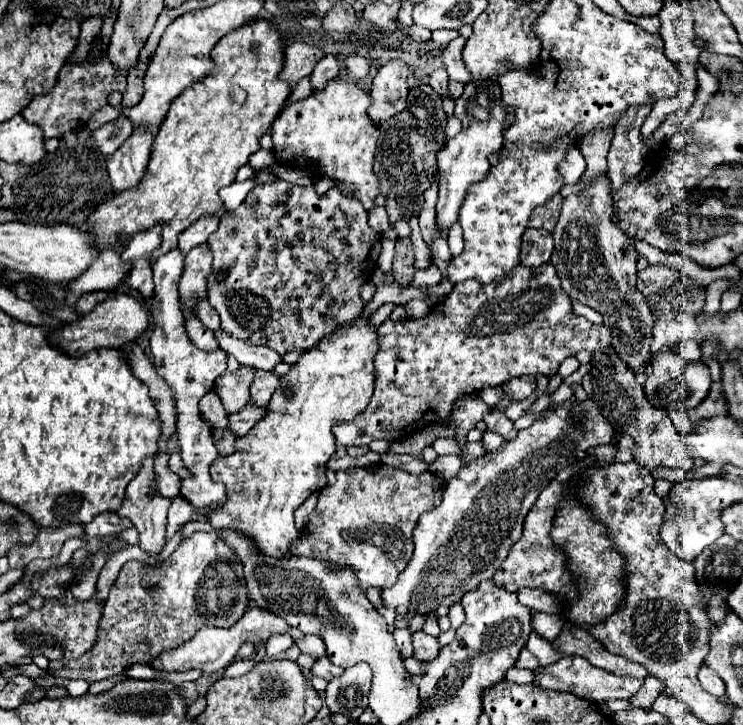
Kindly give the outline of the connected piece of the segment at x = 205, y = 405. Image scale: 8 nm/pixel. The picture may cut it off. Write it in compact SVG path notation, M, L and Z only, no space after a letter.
M207 392L199 402L199 410L201 410L203 418L211 422L213 428L225 428L229 424L227 412L225 412L217 392Z

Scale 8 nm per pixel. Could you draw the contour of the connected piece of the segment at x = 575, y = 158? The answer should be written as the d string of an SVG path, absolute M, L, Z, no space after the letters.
M573 146L573 148L569 150L569 154L567 154L567 158L563 160L561 168L559 168L559 172L561 172L563 178L565 178L565 184L577 182L577 180L581 178L581 174L583 174L585 166L587 166L587 164L585 164L585 158L583 158L581 150L579 150L577 146Z

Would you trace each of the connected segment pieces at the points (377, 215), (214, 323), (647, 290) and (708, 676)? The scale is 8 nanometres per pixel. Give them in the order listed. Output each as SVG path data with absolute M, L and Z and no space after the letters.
M375 206L371 212L369 212L369 224L373 228L379 230L379 234L383 234L387 228L389 228L389 214L385 208L381 206Z
M203 300L203 304L199 304L197 308L197 316L199 320L203 322L203 326L211 332L217 332L221 330L221 324L219 324L219 314L215 312L215 308L211 308L211 304L207 300Z
M653 264L653 266L647 266L645 270L637 272L637 288L645 296L663 294L673 284L677 284L679 278L681 278L681 274L677 270L663 266L663 264Z
M701 668L699 670L699 682L701 682L701 686L709 692L709 694L713 694L713 696L723 696L725 694L725 684L723 684L723 680L719 678L719 676L715 676L709 668Z

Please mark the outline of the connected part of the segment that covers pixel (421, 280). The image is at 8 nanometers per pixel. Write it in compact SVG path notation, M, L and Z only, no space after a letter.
M431 264L429 268L423 268L423 270L417 270L411 284L413 288L421 288L421 286L435 286L443 280L443 274L439 272L439 268L435 268L435 264Z

